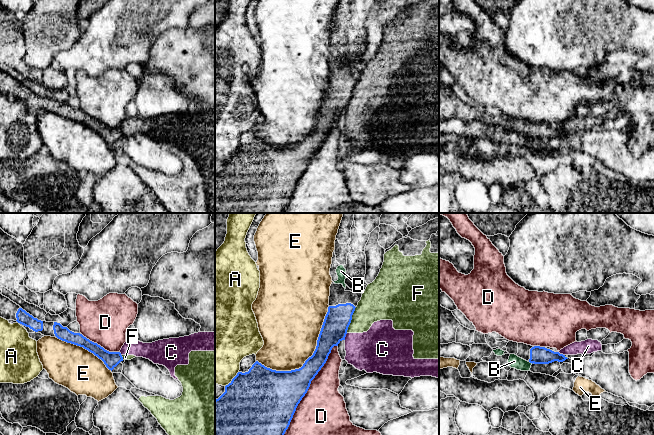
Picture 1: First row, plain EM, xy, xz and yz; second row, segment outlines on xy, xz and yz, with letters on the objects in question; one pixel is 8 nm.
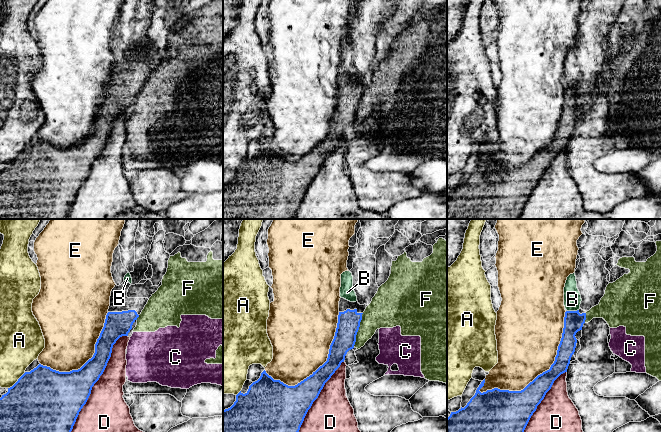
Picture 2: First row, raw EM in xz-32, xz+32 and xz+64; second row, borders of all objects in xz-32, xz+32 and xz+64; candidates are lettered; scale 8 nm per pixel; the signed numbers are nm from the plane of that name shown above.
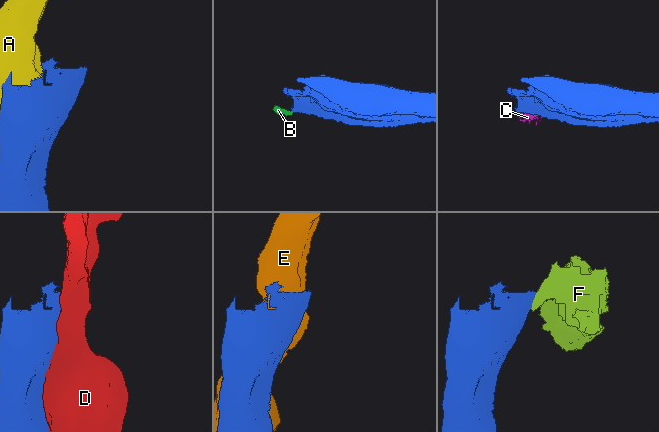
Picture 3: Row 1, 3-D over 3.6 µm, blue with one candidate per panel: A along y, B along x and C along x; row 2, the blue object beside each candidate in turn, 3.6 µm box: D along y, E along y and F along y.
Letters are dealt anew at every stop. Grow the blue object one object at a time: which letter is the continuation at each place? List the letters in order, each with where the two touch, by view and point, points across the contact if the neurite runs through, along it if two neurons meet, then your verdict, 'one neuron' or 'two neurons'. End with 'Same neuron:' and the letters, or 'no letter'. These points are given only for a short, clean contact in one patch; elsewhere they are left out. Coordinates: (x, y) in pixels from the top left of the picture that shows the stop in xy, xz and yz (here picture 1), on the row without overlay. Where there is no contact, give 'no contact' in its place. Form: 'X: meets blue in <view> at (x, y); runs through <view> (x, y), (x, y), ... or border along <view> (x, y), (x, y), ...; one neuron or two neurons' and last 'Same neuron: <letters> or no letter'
A: meets blue in xz at (232, 155); two neurons
B: meets blue in yz at (531, 138); border along yz (529, 137), (532, 139); two neurons
C: meets blue in yz at (561, 130); border along yz (557, 127), (564, 131); two neurons
D: meets blue in xz at (307, 166); two neurons
E: meets blue in xz at (307, 135); two neurons
F: meets blue in xz at (351, 95); border along xz (356, 83), (346, 108); two neurons
Same neuron: no letter

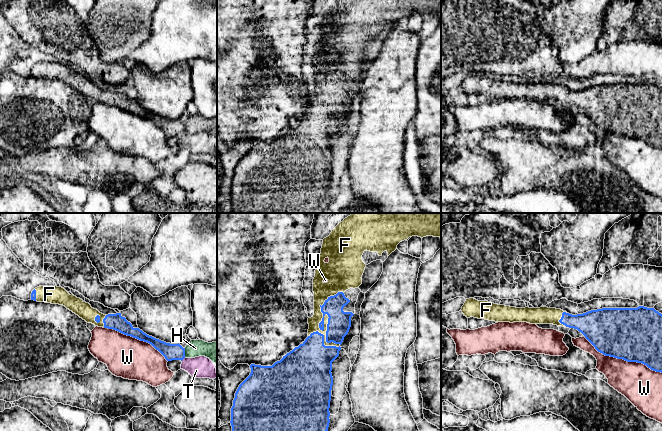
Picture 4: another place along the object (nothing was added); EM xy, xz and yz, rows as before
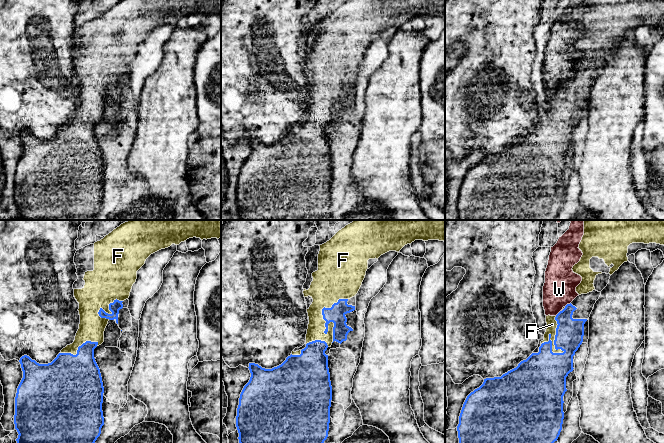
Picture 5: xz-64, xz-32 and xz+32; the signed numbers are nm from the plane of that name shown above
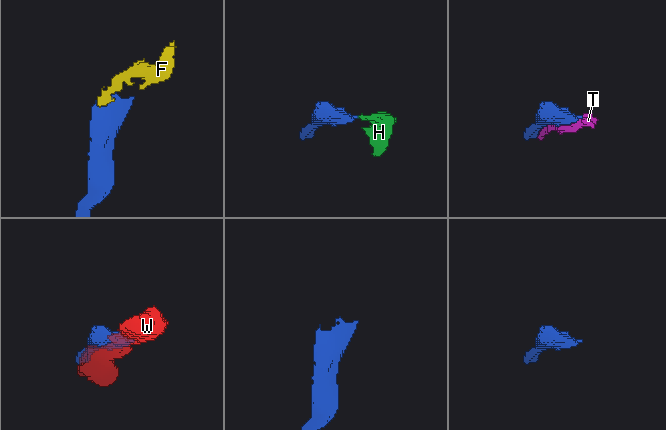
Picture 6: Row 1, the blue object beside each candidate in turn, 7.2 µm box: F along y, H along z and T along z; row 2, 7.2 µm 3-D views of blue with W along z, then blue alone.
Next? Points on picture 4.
F: meets blue in xz at (326, 89); one neuron
H: meets blue in xy at (184, 129); border along xy (184, 124), (185, 133); two neurons
T: meets blue in xy at (182, 135); two neurons
W: meets blue in yz at (623, 135); two neurons
Same neuron: F

